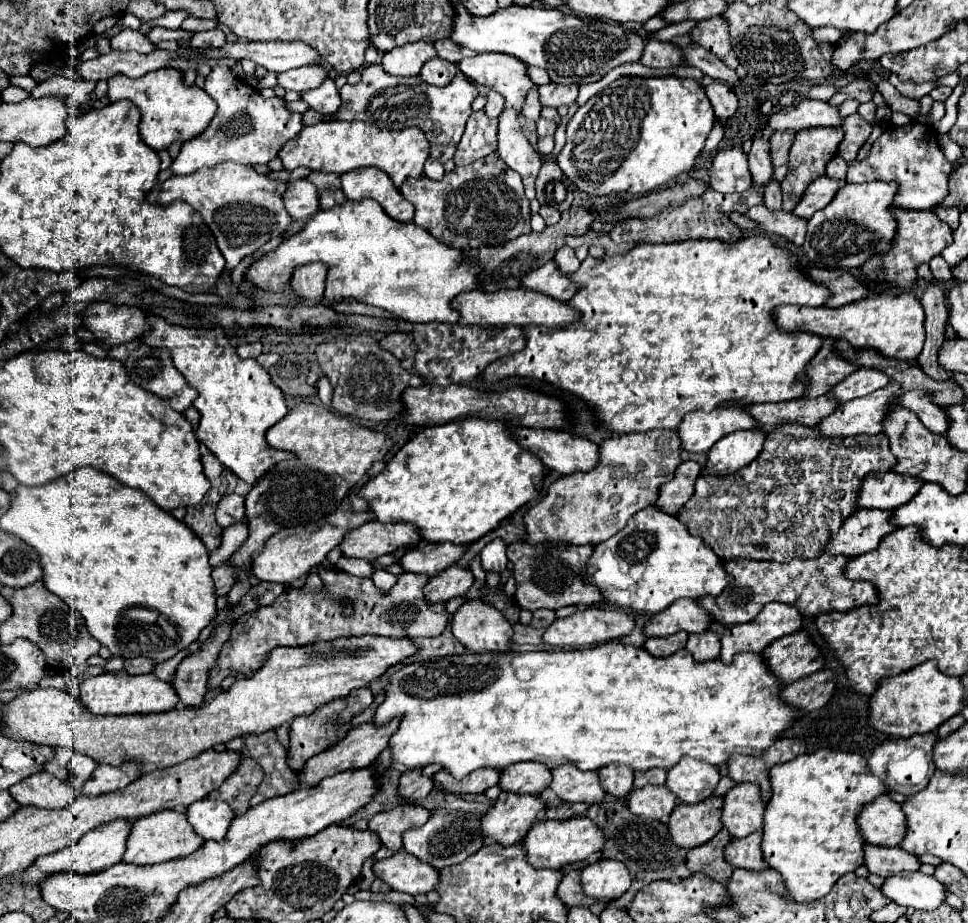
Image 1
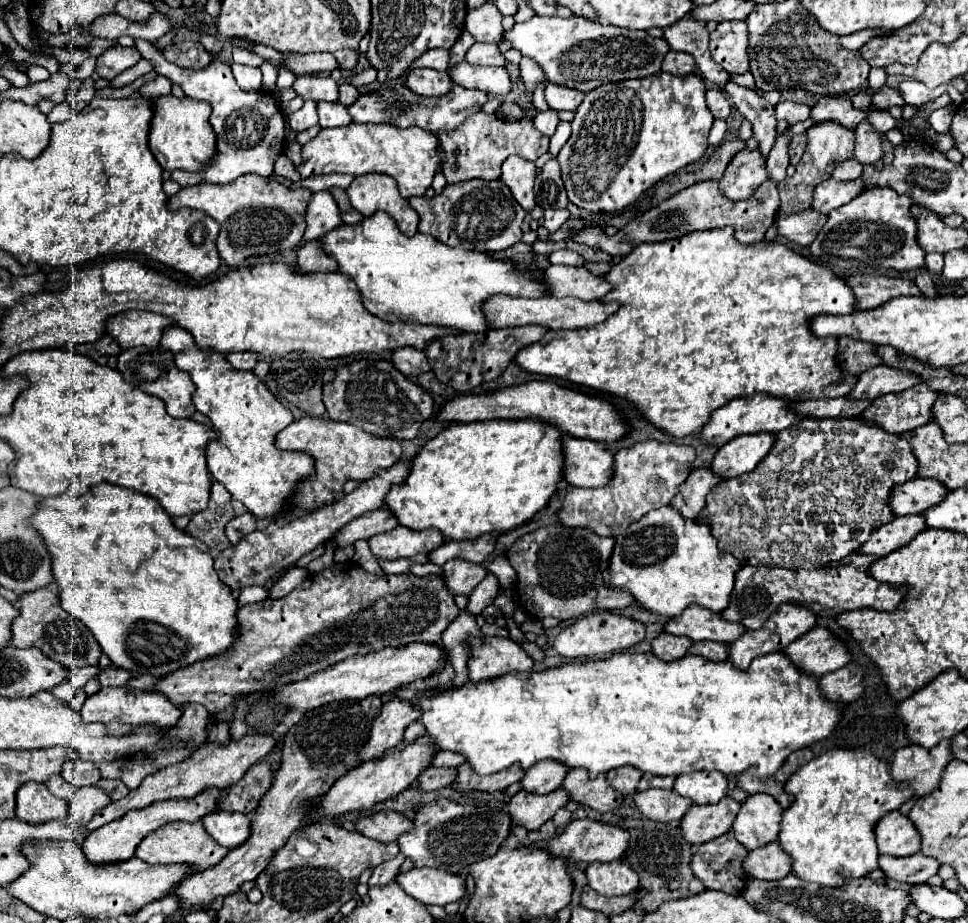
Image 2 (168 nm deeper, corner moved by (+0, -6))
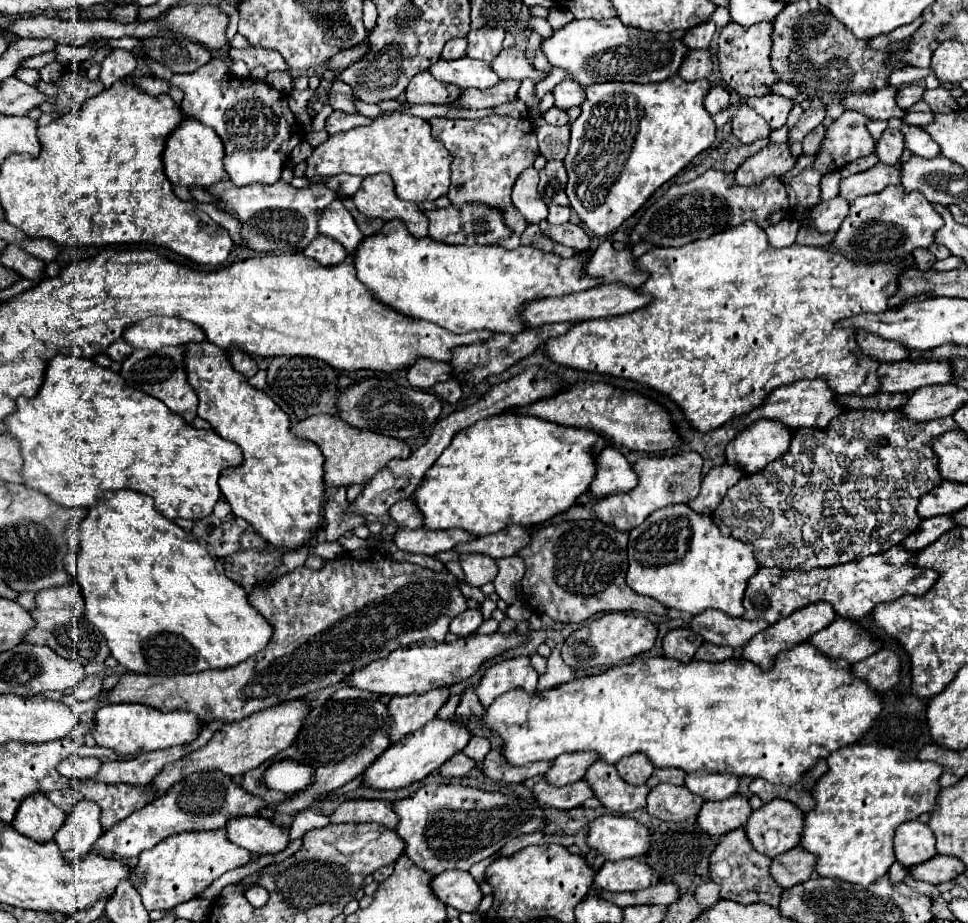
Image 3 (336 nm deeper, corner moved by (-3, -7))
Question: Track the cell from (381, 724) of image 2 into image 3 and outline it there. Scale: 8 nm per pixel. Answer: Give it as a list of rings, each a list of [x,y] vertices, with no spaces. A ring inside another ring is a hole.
[[[434,688],[424,694],[410,694],[410,696],[394,696],[388,704],[388,714],[392,716],[392,734],[390,740],[396,744],[406,734],[420,730],[426,722],[430,722],[436,712],[448,700],[448,688]]]

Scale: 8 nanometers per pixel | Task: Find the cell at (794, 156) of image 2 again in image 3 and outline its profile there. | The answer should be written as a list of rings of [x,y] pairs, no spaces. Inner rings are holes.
[[[816,126],[816,130],[812,130],[812,132],[804,138],[804,142],[802,142],[804,154],[816,156],[818,150],[820,150],[820,144],[822,144],[822,140],[824,140],[824,136],[826,136],[826,126]]]

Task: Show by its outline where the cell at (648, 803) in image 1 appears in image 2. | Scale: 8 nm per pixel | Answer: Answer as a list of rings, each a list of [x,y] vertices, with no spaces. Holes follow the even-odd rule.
[[[665,789],[639,791],[633,795],[633,801],[643,817],[659,823],[669,823],[673,819],[679,821],[693,805],[687,797],[681,797],[675,791],[665,791]]]

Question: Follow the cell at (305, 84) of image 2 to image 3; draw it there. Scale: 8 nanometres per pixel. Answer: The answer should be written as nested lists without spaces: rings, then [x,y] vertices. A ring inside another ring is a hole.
[[[334,94],[334,96],[330,96],[330,106],[334,108],[334,110],[340,110],[340,112],[346,112],[346,114],[356,114],[358,110],[356,110],[356,106],[354,106],[354,96],[350,96],[350,94]]]

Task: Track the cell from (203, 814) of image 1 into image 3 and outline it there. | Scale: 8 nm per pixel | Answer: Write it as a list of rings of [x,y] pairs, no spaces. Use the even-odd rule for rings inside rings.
[[[232,818],[226,824],[228,840],[250,850],[252,854],[278,854],[290,844],[288,828],[268,818]]]

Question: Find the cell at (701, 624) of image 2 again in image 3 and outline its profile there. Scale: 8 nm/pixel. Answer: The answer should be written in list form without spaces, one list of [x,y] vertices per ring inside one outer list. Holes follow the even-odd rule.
[[[704,610],[692,618],[690,628],[716,646],[742,648],[754,634],[766,630],[768,622],[732,618],[720,610]]]

